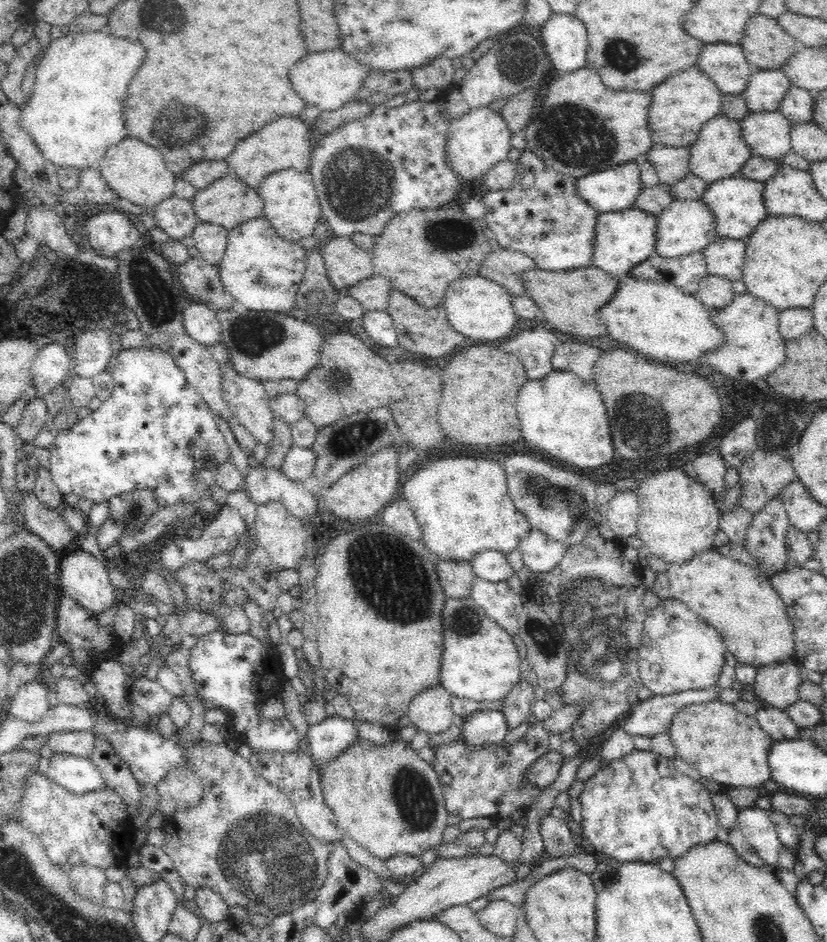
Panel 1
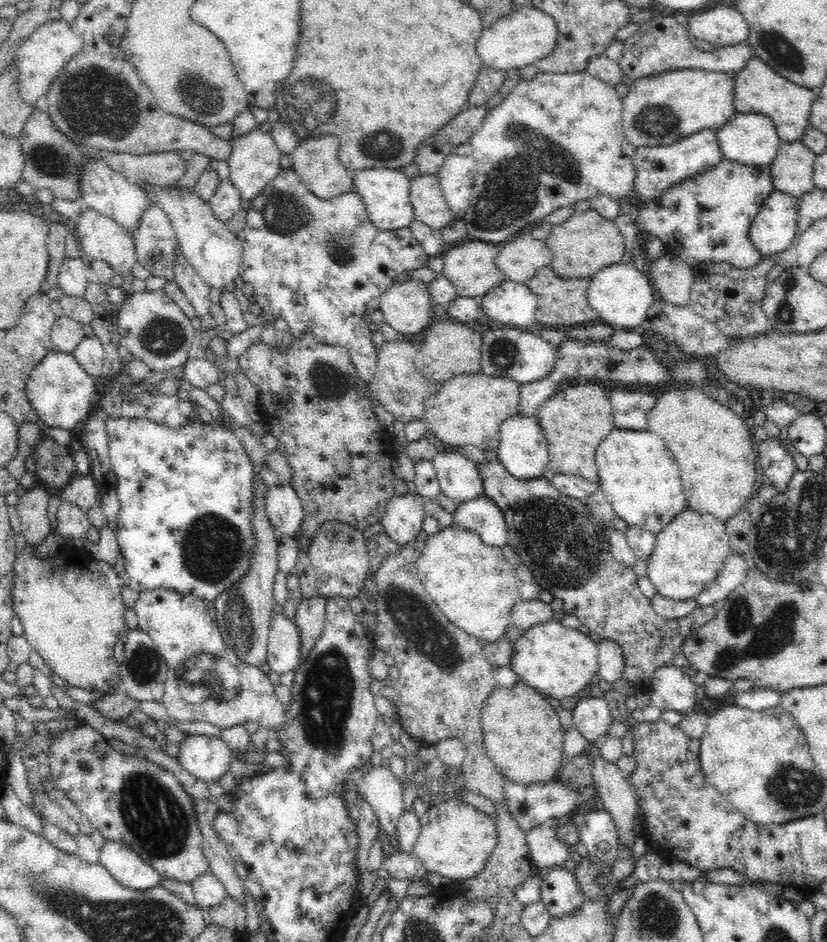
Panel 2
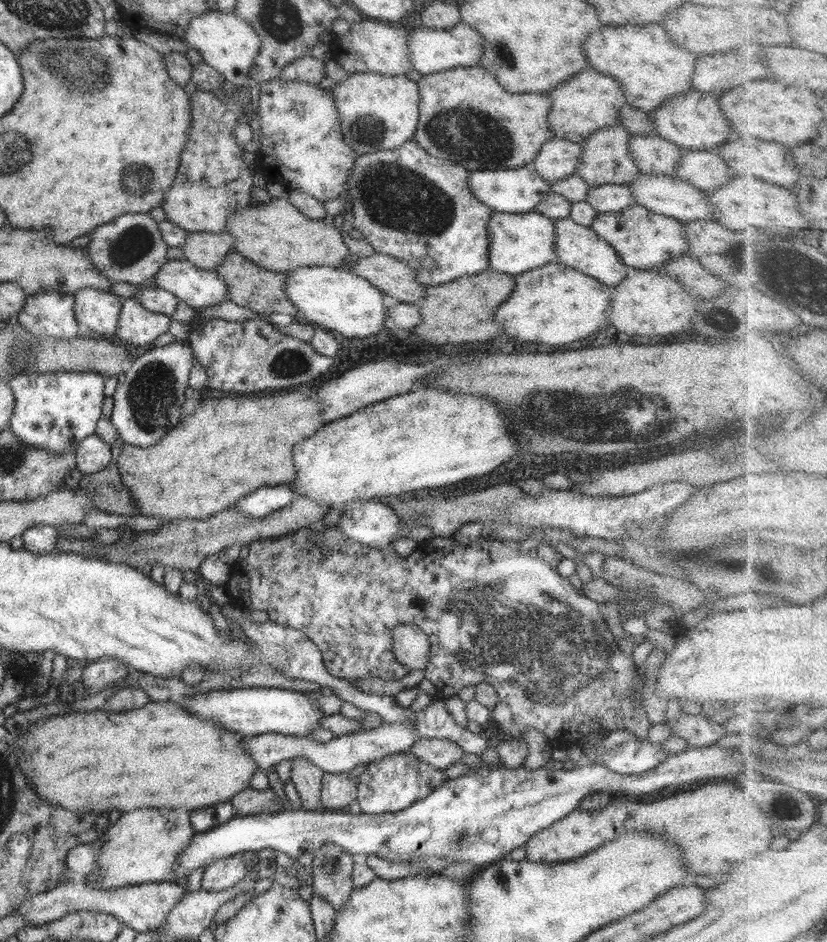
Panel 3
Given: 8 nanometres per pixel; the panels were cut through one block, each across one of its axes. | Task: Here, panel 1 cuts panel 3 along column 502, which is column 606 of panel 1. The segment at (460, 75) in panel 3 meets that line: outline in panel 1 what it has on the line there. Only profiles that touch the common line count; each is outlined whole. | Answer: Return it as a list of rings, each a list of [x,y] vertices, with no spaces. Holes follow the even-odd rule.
[[[588,66],[571,73],[550,74],[547,81],[542,110],[531,116],[521,133],[526,141],[524,150],[533,152],[556,172],[579,179],[614,165],[637,162],[655,143],[649,129],[648,110],[652,104],[652,95],[649,92],[610,90],[601,81],[596,69]]]

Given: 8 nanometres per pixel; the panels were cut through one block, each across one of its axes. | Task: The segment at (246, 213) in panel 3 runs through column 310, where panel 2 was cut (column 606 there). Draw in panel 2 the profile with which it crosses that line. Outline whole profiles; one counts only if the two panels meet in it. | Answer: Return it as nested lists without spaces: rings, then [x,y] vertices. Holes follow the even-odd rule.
[[[590,208],[582,213],[574,212],[566,222],[554,225],[545,242],[552,251],[552,262],[549,266],[556,276],[562,278],[590,278],[605,266],[618,264],[625,250],[624,239],[613,219],[604,218]]]

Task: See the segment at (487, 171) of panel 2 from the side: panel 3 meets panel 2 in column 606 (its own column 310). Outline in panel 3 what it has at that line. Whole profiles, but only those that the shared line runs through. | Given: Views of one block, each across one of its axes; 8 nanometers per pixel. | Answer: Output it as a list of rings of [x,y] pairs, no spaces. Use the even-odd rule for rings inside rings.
[[[272,79],[261,83],[258,108],[260,149],[255,152],[255,160],[263,176],[270,182],[278,182],[287,190],[309,194],[324,203],[344,195],[349,177],[347,172],[353,167],[358,154],[344,142],[343,134],[339,131],[341,128],[338,111],[334,107],[334,97],[330,89],[324,91],[318,87],[318,83]]]

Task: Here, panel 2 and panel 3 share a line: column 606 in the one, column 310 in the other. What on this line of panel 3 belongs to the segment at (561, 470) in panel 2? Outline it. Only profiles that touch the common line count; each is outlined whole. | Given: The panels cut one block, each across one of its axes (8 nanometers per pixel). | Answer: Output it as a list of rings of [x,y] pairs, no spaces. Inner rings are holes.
[[[283,391],[278,396],[264,396],[264,397],[240,397],[240,398],[210,398],[210,400],[204,400],[204,402],[196,406],[194,412],[185,417],[175,426],[174,429],[168,431],[154,446],[149,448],[140,448],[140,446],[132,446],[128,443],[124,443],[122,454],[118,456],[116,460],[116,467],[118,467],[118,473],[120,473],[120,479],[124,483],[124,487],[128,488],[133,504],[135,504],[138,513],[144,517],[153,517],[160,521],[169,523],[170,521],[190,518],[195,520],[203,520],[214,516],[224,510],[232,508],[236,501],[240,501],[240,498],[248,496],[248,494],[258,491],[258,488],[266,486],[287,485],[296,480],[296,467],[294,467],[294,446],[302,439],[309,437],[312,433],[315,433],[328,422],[323,420],[321,416],[321,406],[315,399],[315,391],[308,394],[298,393],[294,391]]]

